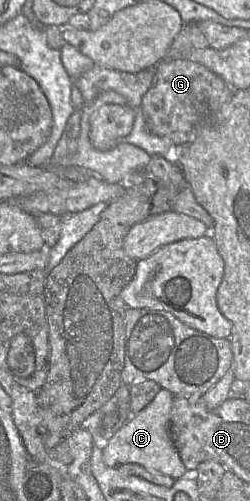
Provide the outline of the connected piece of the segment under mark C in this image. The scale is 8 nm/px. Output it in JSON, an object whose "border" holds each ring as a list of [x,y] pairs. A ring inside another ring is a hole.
{"border":[[[161,388],[145,408],[132,414],[115,432],[110,432],[107,444],[102,449],[105,464],[109,467],[117,467],[121,464],[133,463],[155,469],[173,479],[183,477],[187,469],[175,448],[169,430],[174,397],[170,391]]]}

